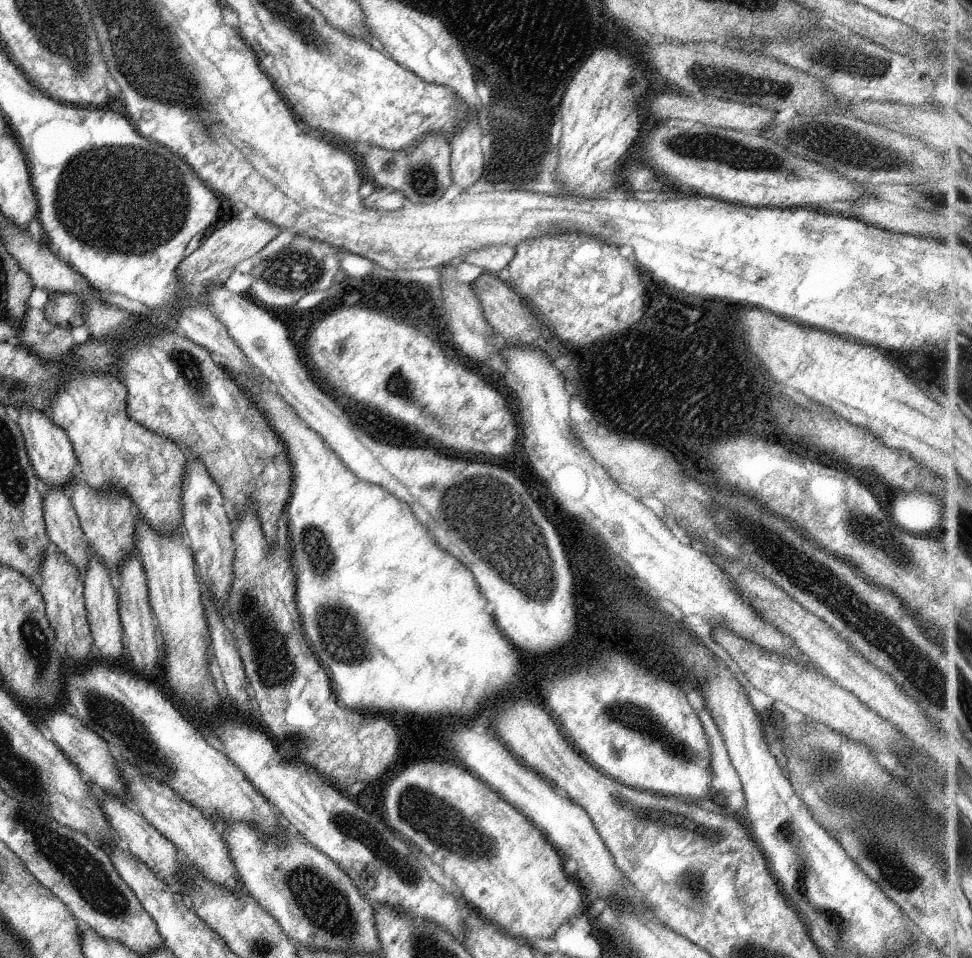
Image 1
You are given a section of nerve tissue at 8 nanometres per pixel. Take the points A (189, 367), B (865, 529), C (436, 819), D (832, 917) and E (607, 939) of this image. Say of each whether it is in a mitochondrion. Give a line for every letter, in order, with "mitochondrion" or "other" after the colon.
A: mitochondrion
B: mitochondrion
C: mitochondrion
D: other
E: other

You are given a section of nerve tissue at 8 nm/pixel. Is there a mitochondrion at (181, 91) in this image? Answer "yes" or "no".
yes

